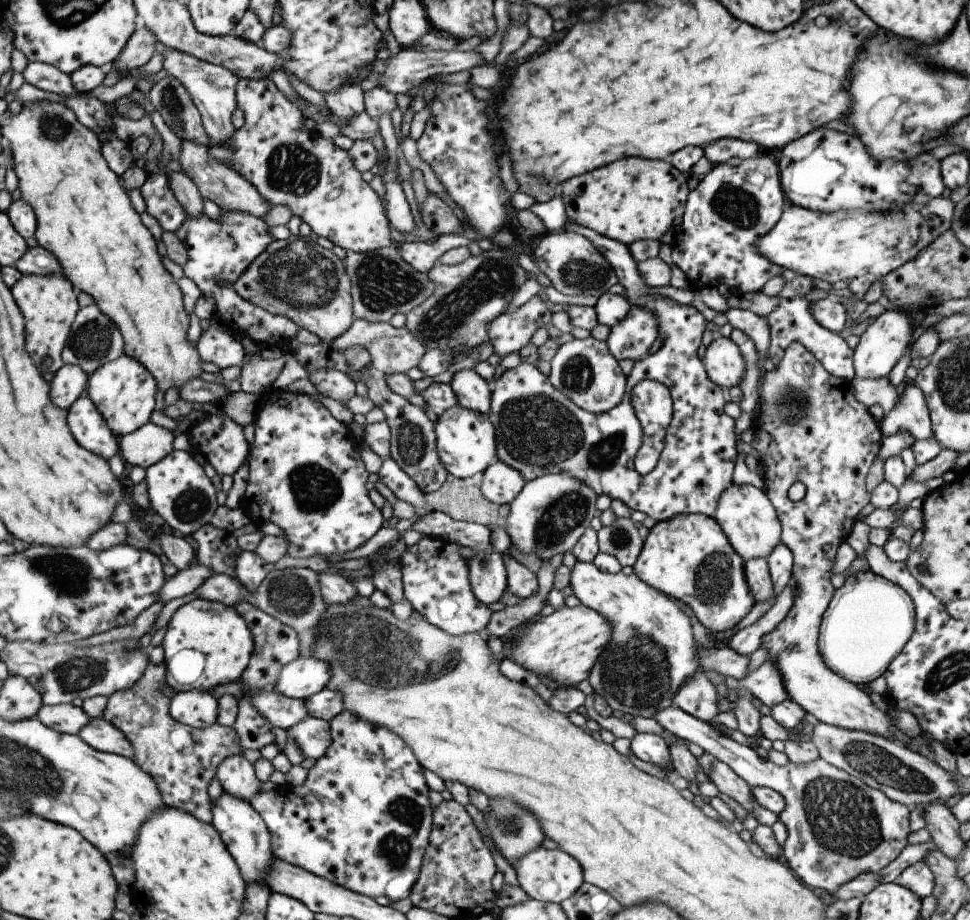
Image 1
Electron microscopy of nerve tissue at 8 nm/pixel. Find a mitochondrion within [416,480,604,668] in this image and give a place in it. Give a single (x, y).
(568, 511)

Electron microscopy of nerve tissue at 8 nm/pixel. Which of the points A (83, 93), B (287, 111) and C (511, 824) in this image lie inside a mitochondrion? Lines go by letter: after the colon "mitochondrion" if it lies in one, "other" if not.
A: other
B: other
C: mitochondrion

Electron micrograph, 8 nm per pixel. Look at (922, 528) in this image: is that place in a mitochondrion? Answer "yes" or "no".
no

